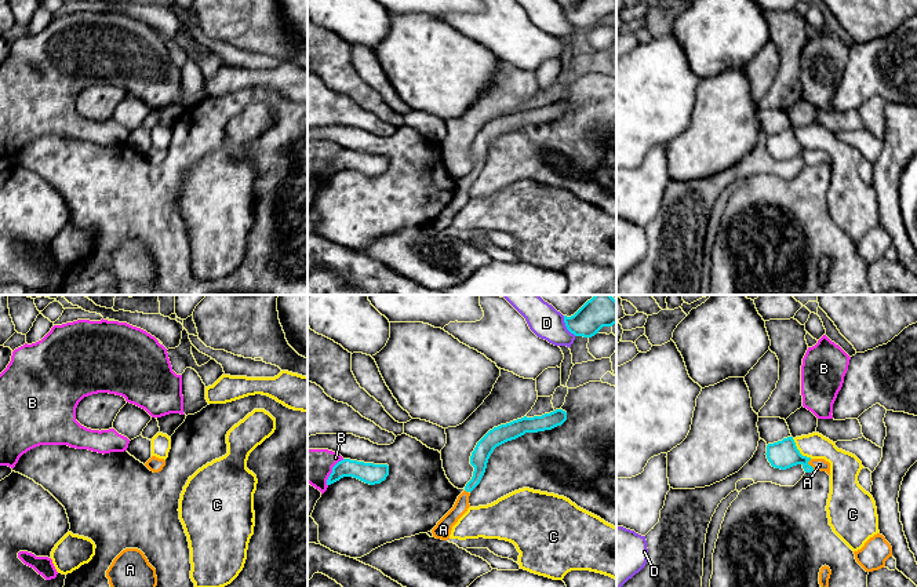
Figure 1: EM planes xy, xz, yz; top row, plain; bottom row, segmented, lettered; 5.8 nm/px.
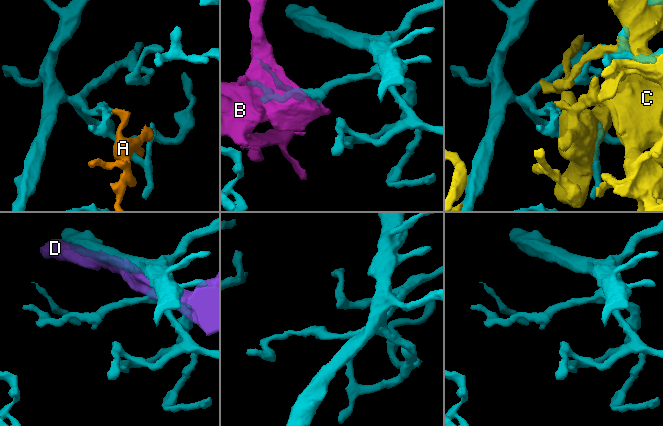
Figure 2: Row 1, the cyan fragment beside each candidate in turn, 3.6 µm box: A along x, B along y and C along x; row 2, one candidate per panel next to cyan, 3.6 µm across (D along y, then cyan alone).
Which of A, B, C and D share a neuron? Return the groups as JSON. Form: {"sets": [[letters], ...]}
{"sets": [["A"], ["B"], ["C"], ["D"]]}

